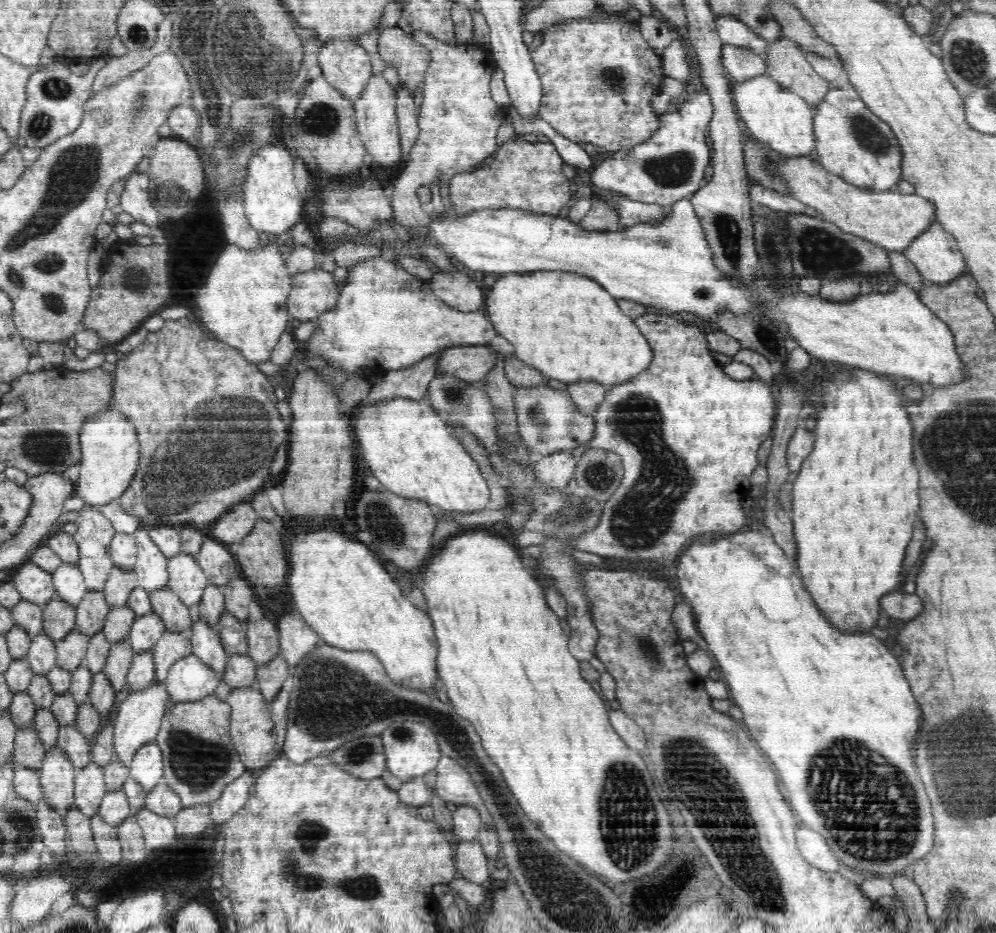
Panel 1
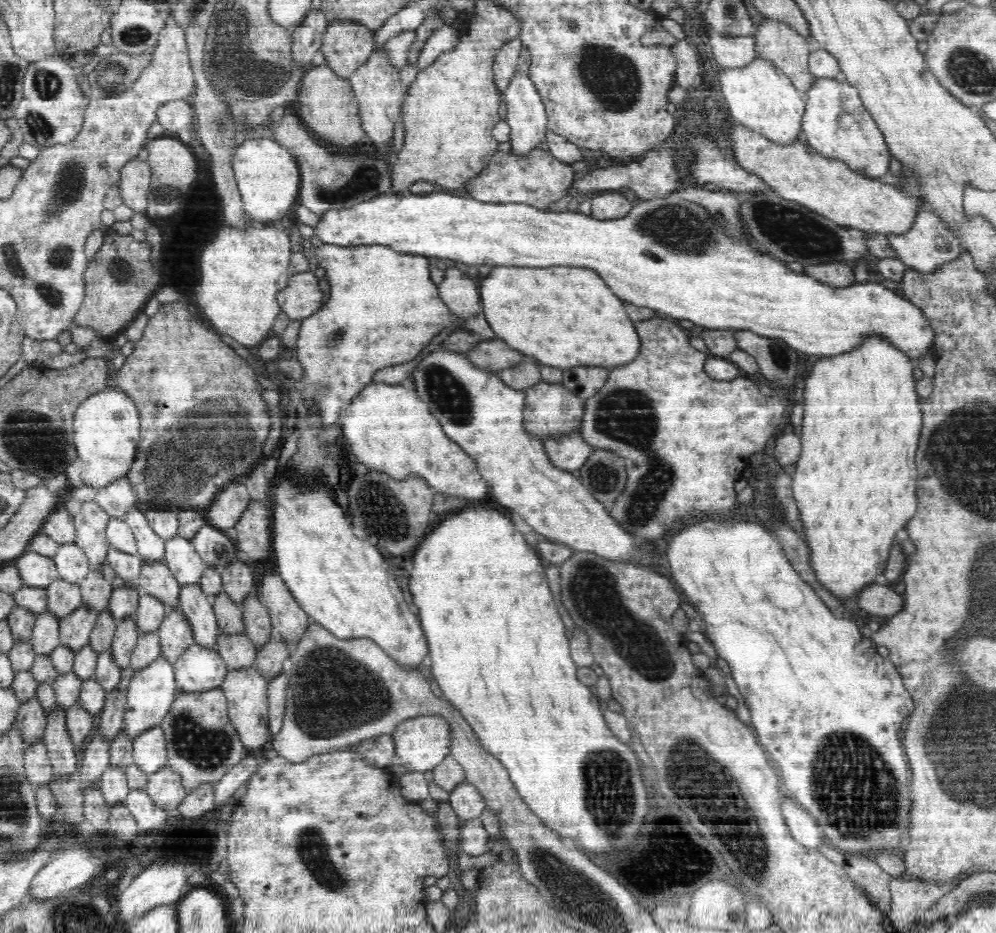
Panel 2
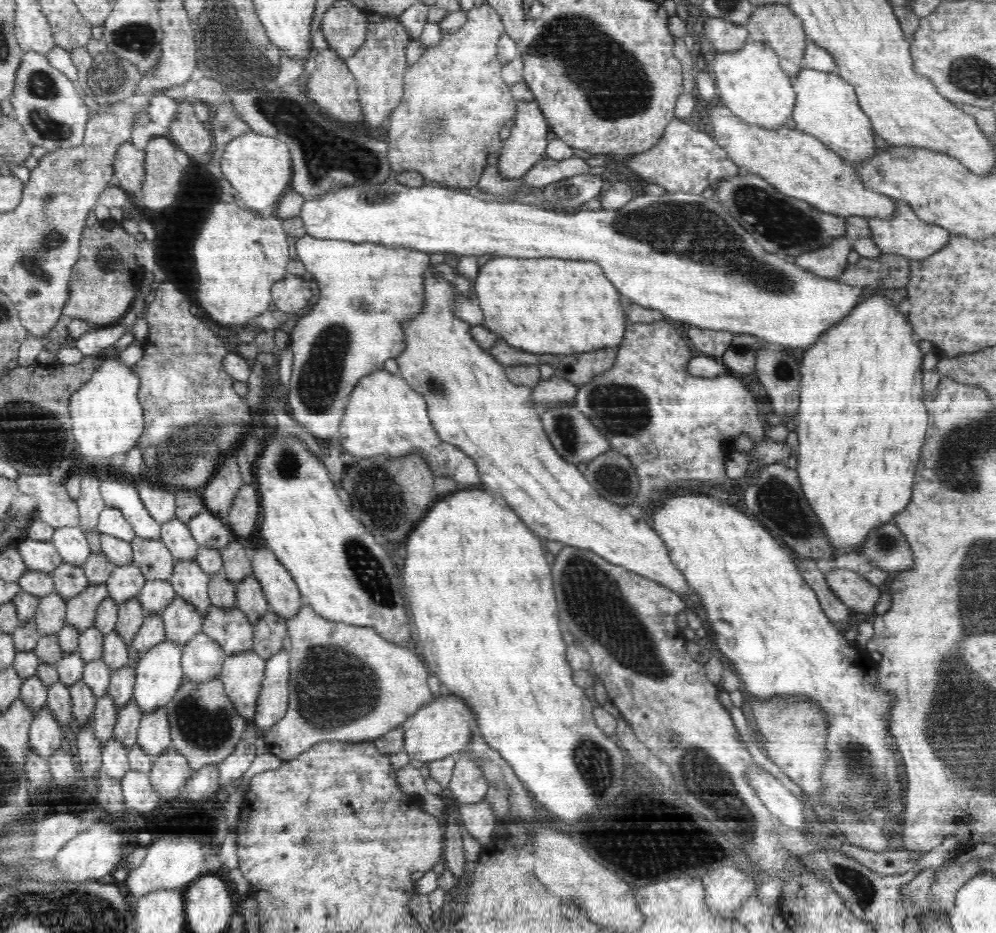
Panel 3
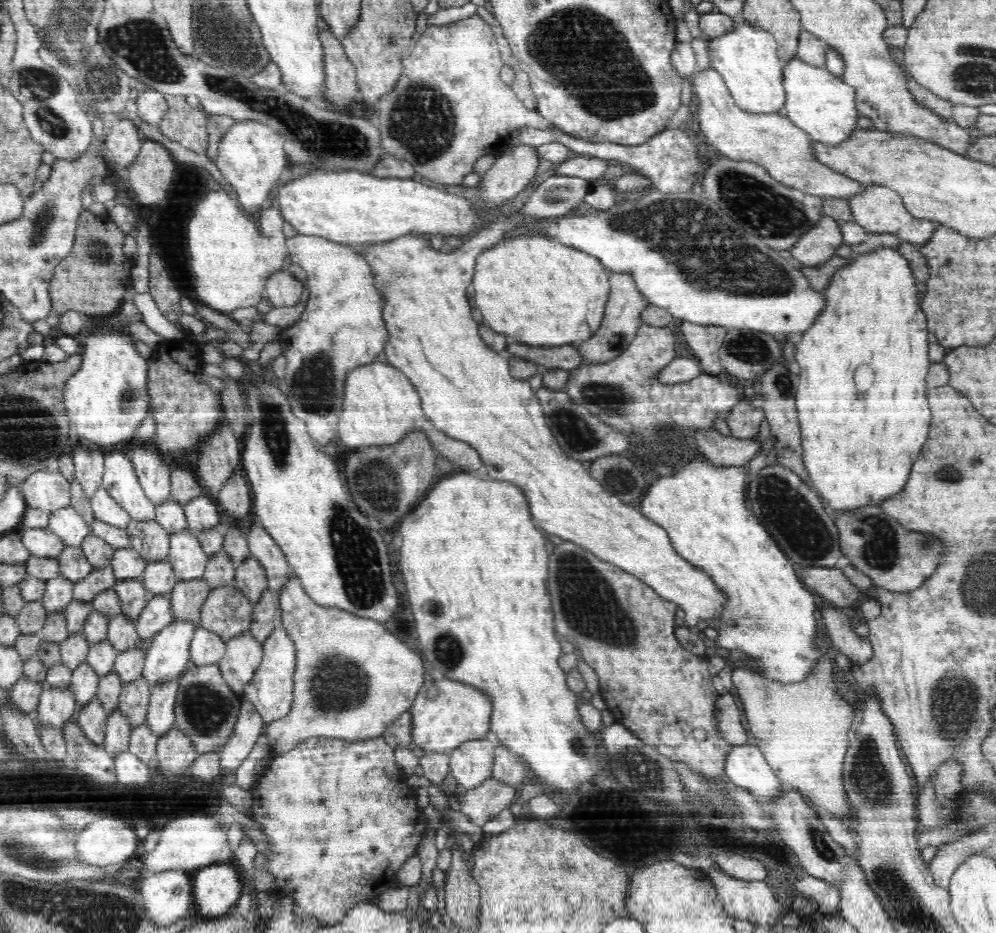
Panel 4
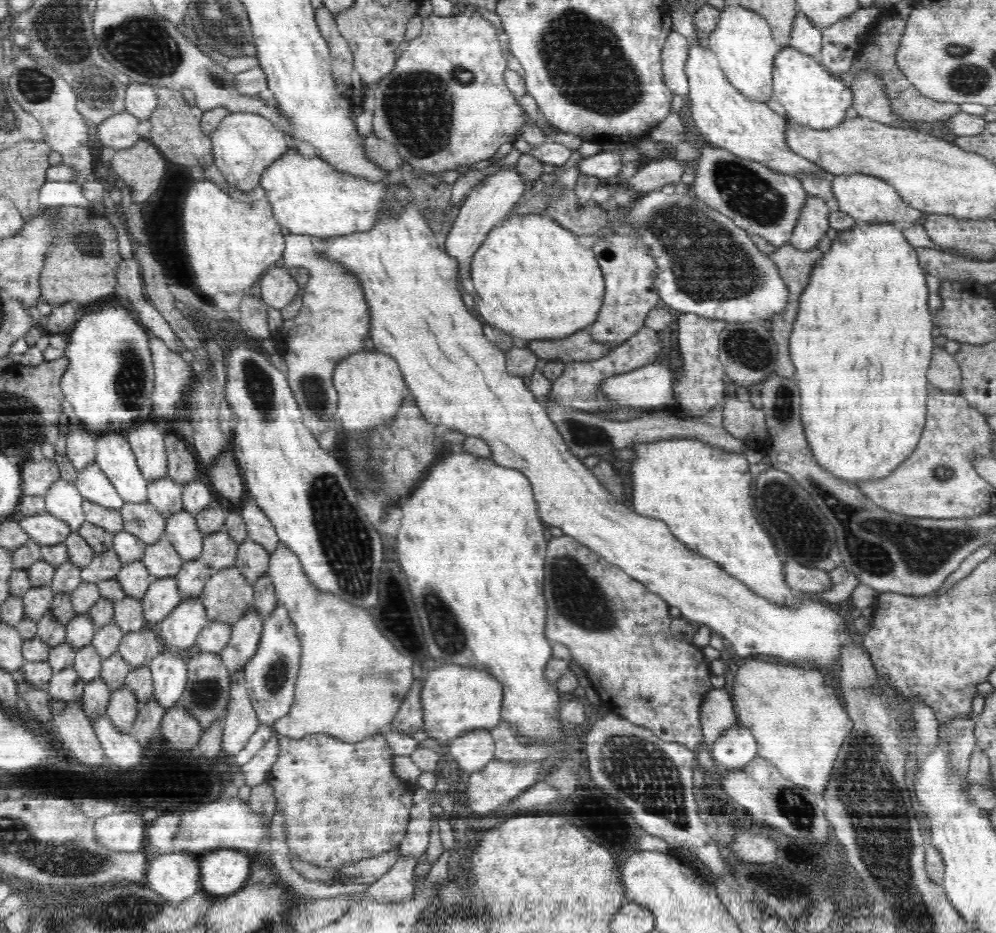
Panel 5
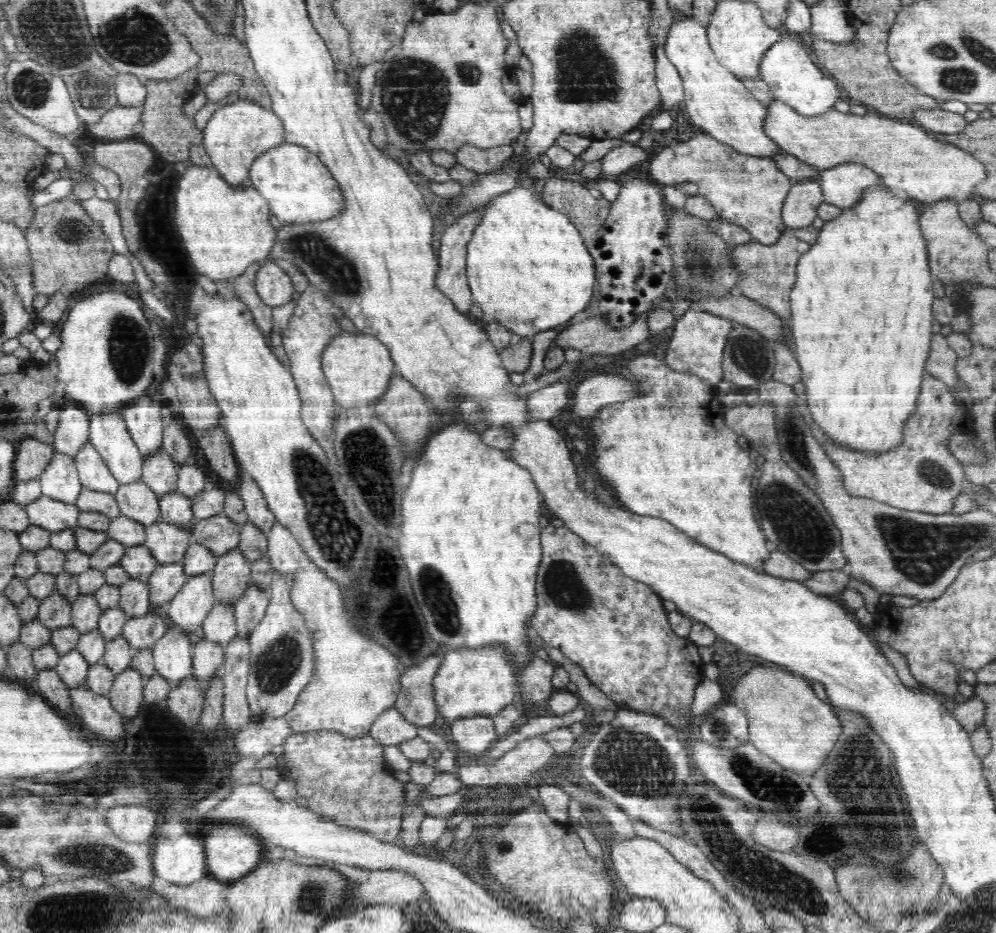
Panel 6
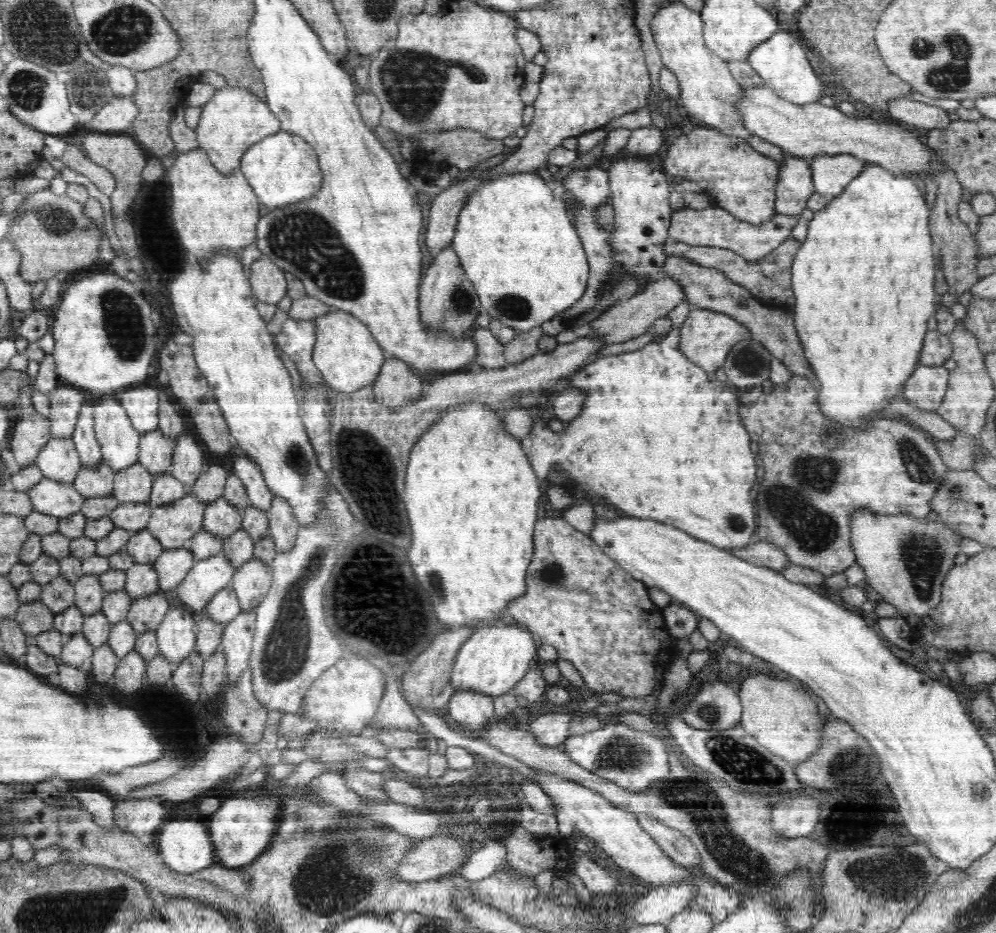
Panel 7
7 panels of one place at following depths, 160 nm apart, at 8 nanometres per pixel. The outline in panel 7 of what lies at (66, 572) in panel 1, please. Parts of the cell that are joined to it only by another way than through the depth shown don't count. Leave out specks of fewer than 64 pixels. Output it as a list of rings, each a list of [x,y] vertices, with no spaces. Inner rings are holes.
[[[54,437],[41,448],[36,465],[42,471],[43,478],[62,484],[72,484],[83,467],[72,438]]]

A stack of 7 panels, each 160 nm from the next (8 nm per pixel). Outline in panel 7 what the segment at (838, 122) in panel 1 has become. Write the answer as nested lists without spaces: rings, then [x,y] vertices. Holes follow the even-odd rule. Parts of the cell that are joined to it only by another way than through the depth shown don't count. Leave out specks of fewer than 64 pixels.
[[[780,31],[771,39],[756,47],[749,56],[748,62],[752,68],[764,79],[778,97],[792,104],[819,103],[819,98],[824,96],[824,84],[816,76],[812,69],[808,56],[806,56],[806,45],[796,32]]]

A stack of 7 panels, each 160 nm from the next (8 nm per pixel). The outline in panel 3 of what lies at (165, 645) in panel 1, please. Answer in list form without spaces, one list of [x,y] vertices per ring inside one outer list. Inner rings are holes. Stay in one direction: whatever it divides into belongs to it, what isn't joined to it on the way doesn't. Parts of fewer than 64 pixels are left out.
[[[176,596],[162,612],[160,612],[167,642],[175,646],[184,646],[196,634],[202,632],[203,618],[190,602]]]

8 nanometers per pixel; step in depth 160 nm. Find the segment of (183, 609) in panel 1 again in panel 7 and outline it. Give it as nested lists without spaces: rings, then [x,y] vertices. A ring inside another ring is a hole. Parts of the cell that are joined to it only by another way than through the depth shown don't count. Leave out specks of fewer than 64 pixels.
[[[138,461],[126,470],[115,472],[113,495],[120,503],[147,503],[150,501],[154,477]]]

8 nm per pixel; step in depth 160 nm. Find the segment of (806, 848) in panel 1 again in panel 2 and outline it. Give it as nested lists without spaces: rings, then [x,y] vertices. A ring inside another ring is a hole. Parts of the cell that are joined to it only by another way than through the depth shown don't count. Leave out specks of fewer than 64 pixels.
[[[782,797],[782,813],[784,813],[785,823],[789,827],[796,842],[807,850],[816,850],[828,844],[822,834],[822,828],[818,828],[816,820],[810,816],[808,811],[802,810],[802,807],[789,797]]]

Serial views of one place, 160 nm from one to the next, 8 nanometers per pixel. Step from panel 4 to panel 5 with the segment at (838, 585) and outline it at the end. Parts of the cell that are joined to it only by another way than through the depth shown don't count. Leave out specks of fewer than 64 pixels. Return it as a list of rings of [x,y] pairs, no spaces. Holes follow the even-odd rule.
[[[787,559],[784,565],[786,580],[794,592],[815,595],[832,588],[832,580],[830,580],[829,573],[824,570],[808,568],[798,564],[798,562]]]

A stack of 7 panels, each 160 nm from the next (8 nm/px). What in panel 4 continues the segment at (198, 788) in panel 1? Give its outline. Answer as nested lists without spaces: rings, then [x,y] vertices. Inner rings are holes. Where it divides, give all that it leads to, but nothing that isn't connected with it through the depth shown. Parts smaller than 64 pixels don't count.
[[[218,665],[190,668],[178,683],[174,708],[175,726],[186,735],[195,754],[206,755],[220,751],[233,734],[234,725],[240,715],[240,697],[236,696],[224,681]]]

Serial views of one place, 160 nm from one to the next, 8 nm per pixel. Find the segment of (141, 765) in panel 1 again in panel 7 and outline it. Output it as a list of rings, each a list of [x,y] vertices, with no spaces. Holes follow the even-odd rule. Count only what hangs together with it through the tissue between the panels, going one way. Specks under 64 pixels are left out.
[[[170,606],[155,633],[160,653],[167,662],[178,666],[195,650],[194,617],[182,606]]]

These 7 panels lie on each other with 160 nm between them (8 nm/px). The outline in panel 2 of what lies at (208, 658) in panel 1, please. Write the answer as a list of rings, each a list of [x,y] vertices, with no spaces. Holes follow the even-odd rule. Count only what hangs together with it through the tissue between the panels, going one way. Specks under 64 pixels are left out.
[[[184,584],[180,586],[179,593],[181,611],[192,625],[194,642],[214,649],[219,626],[209,596],[203,592],[200,584]]]

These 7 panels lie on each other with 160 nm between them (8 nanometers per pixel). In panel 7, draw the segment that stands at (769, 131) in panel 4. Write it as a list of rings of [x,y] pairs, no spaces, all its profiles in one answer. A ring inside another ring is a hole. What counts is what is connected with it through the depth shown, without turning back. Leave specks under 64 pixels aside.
[[[681,1],[666,2],[653,14],[650,28],[654,41],[662,56],[663,67],[668,68],[681,87],[681,98],[686,111],[700,121],[724,135],[746,140],[754,135],[745,127],[745,118],[739,112],[744,100],[744,90],[733,79],[727,62],[715,56],[703,40],[704,23],[700,11],[689,9]]]

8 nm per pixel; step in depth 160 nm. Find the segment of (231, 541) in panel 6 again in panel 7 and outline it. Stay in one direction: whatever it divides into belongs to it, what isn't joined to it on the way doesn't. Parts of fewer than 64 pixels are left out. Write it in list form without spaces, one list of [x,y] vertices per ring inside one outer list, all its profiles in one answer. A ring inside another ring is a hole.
[[[222,496],[207,502],[203,519],[203,529],[221,538],[230,538],[236,530],[242,528],[242,511],[236,505],[230,504]]]

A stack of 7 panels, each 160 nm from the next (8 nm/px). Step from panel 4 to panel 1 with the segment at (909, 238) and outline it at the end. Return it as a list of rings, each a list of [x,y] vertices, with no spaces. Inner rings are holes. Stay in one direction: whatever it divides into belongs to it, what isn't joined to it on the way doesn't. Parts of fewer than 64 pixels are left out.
[[[932,224],[903,252],[926,282],[948,286],[958,280],[966,268],[956,239],[940,224]]]

